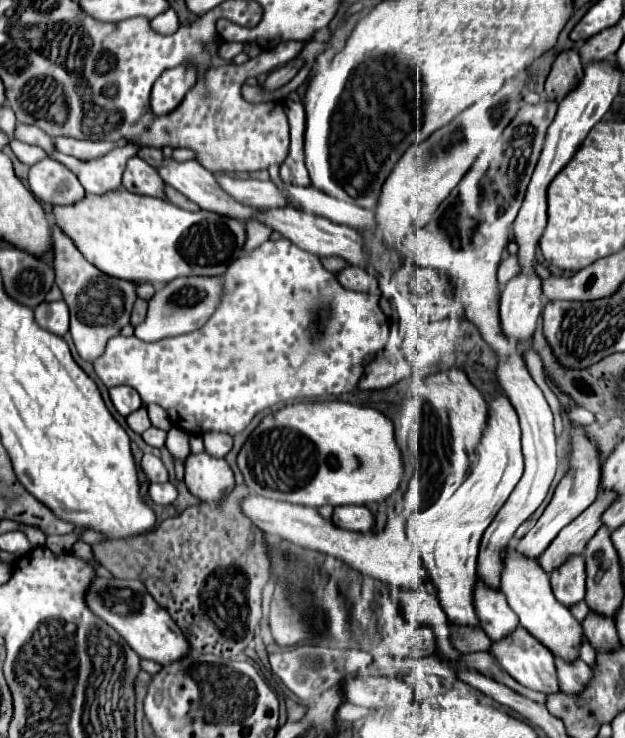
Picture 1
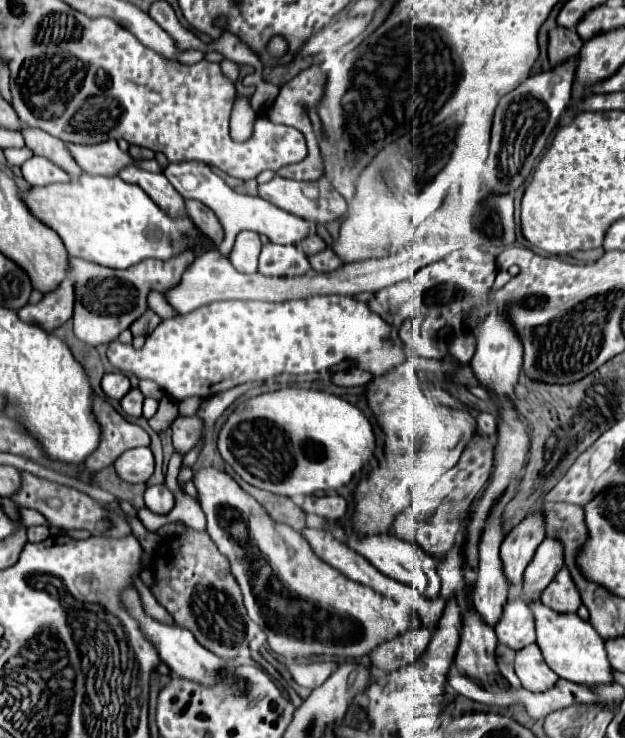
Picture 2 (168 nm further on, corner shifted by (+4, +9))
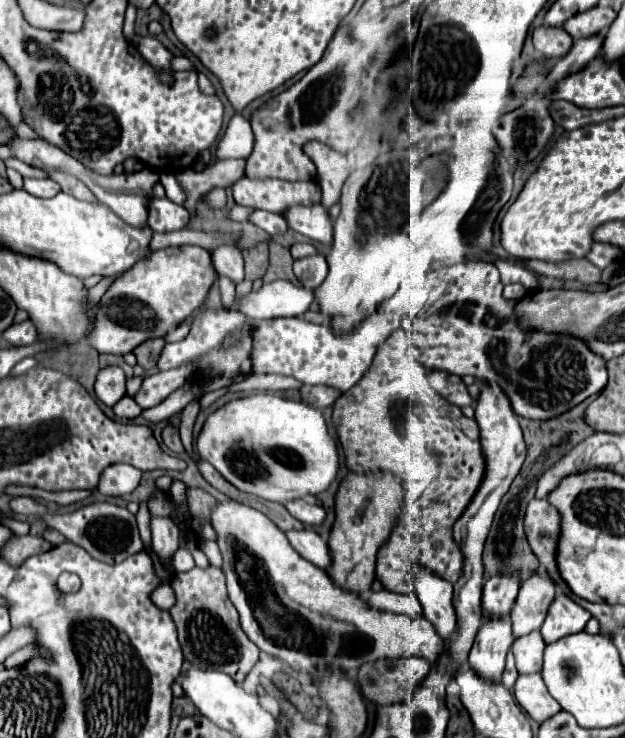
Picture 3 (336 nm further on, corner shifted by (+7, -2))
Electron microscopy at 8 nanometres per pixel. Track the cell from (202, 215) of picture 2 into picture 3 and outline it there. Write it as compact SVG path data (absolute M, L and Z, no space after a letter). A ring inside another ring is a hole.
M218 246L216 252L212 252L212 262L218 274L224 274L228 278L232 278L234 282L240 282L244 278L244 262L242 262L242 254L236 246Z

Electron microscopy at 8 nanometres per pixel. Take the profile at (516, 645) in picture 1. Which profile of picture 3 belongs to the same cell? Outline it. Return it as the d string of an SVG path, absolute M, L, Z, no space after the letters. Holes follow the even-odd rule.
M520 674L514 684L514 696L518 704L536 720L544 722L548 716L554 716L560 710L560 704L552 700L548 694L542 676L536 674Z

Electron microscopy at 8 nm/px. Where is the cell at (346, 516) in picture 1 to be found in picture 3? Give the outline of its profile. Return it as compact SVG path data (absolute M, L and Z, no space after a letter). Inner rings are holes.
M292 500L292 504L286 504L286 508L294 518L310 526L320 526L326 520L326 510L318 504L308 504L304 500Z

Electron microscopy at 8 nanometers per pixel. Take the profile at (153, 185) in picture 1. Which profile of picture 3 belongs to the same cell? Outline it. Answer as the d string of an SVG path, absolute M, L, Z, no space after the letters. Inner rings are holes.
M154 194L148 196L148 226L154 232L174 232L182 230L190 220L190 212L174 204L168 198L158 198Z

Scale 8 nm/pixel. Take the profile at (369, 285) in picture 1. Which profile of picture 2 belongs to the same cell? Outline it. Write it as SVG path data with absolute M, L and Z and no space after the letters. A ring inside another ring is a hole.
M327 247L327 249L323 249L323 253L315 253L315 255L311 255L311 257L307 257L309 261L311 261L311 269L315 269L315 271L335 271L335 269L339 269L343 263L339 261L339 257Z

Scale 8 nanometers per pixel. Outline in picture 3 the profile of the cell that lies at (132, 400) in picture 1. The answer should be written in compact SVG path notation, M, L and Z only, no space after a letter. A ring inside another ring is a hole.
M108 366L100 370L94 390L96 390L98 400L102 400L106 406L114 406L126 394L126 378L124 378L122 368Z

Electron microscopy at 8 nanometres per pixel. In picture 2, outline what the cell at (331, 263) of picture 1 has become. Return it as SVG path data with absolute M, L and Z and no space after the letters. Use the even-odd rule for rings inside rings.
M319 235L307 237L307 241L301 241L301 243L299 243L299 249L303 249L303 253L307 253L307 255L315 255L315 253L323 251L325 247L327 247L327 245L325 245L325 241L323 241Z

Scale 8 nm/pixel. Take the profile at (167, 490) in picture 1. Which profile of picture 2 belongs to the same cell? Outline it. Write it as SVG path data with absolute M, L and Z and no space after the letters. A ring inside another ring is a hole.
M153 485L145 491L145 505L157 515L167 515L175 507L175 497L165 485Z

